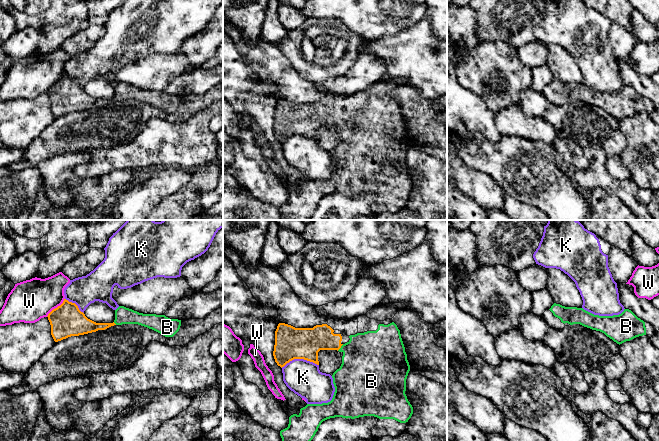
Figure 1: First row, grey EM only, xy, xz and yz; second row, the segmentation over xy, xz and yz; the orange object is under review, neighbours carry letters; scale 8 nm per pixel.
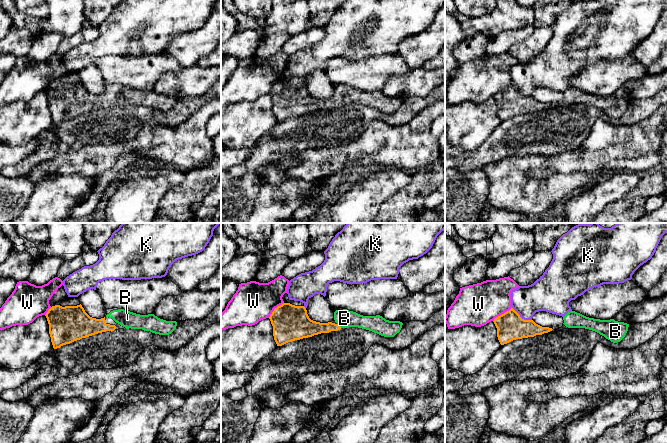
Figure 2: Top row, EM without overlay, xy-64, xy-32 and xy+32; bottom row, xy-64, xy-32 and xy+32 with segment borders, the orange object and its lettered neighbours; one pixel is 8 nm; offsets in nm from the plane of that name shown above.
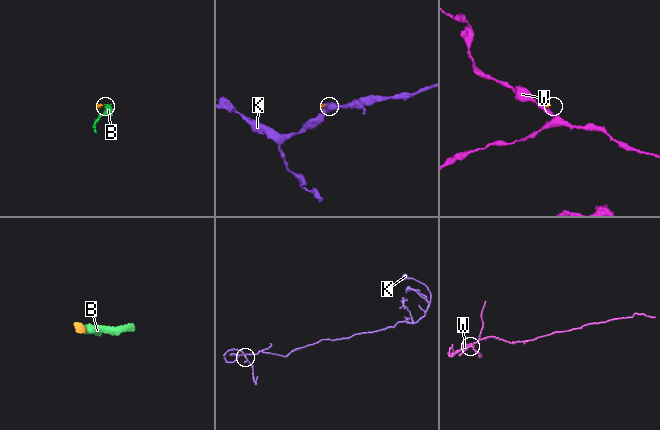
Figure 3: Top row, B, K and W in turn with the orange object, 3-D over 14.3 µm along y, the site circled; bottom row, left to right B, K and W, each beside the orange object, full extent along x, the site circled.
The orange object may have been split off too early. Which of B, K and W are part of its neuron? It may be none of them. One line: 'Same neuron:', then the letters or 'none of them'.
Same neuron: B

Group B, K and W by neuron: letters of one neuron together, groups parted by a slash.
B / K / W

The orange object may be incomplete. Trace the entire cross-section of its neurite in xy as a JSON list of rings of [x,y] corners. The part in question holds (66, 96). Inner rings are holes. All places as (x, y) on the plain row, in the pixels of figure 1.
[[[66,75],[60,82],[53,85],[47,93],[51,101],[51,111],[55,118],[122,100],[138,100],[165,113],[173,113],[181,102],[181,96],[170,95],[165,91],[143,90],[124,82],[119,82],[115,86],[113,99],[96,99],[88,95],[75,79]]]

